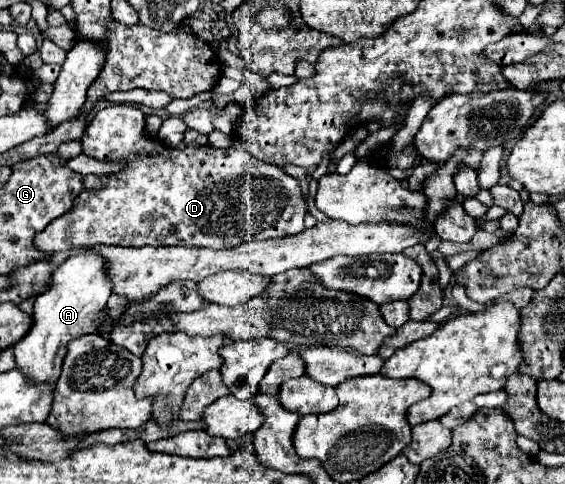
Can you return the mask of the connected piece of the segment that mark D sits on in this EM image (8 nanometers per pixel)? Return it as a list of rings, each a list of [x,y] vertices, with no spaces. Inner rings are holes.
[[[116,104],[116,106],[108,106],[104,110],[100,110],[92,122],[88,124],[84,136],[82,136],[82,146],[84,146],[84,154],[98,158],[98,160],[118,160],[126,164],[126,170],[108,178],[102,178],[106,182],[106,188],[102,190],[84,190],[78,200],[74,202],[74,208],[70,214],[60,216],[58,220],[54,220],[54,224],[48,224],[46,230],[38,232],[38,236],[34,238],[34,246],[40,252],[62,252],[62,250],[72,250],[76,246],[96,246],[96,244],[112,244],[112,246],[200,246],[200,248],[214,248],[214,250],[222,250],[222,248],[234,248],[246,240],[268,240],[268,238],[282,238],[282,236],[292,236],[304,230],[304,214],[306,214],[306,202],[302,198],[302,190],[296,178],[288,176],[280,166],[274,164],[266,164],[262,160],[254,160],[254,156],[248,152],[248,148],[244,146],[244,142],[240,138],[232,140],[230,148],[214,148],[214,146],[186,146],[184,150],[176,150],[176,148],[168,148],[164,142],[160,140],[148,140],[144,138],[144,116],[118,116],[118,112],[138,112],[138,108],[126,106],[126,104]]]

